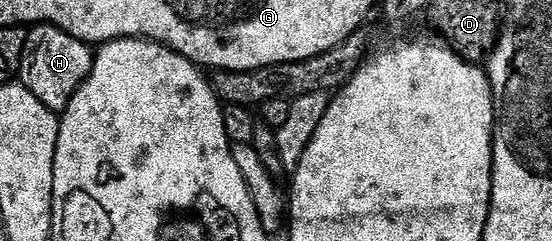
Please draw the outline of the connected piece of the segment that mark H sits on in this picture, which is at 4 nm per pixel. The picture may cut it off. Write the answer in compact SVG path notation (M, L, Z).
M41 23L31 26L28 29L26 47L22 51L19 84L26 85L34 99L38 99L53 113L63 114L64 108L68 106L78 87L90 75L93 56L89 42L79 41L77 37L70 36L56 25Z

